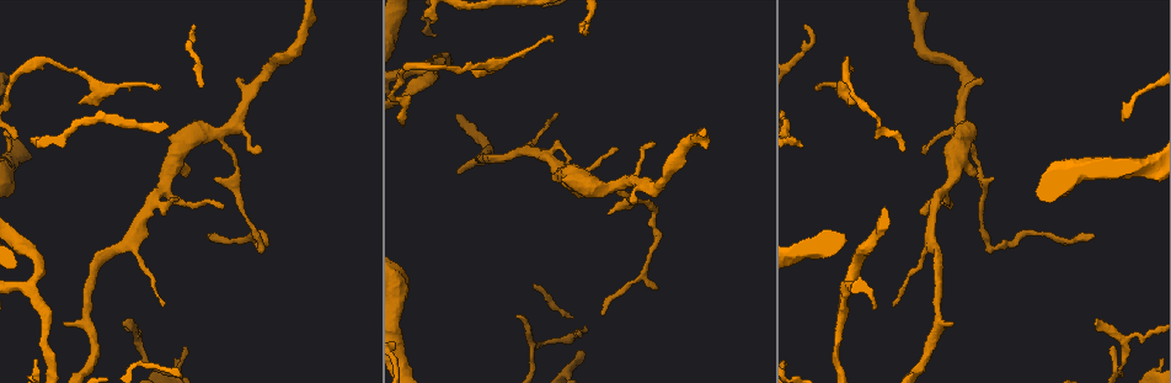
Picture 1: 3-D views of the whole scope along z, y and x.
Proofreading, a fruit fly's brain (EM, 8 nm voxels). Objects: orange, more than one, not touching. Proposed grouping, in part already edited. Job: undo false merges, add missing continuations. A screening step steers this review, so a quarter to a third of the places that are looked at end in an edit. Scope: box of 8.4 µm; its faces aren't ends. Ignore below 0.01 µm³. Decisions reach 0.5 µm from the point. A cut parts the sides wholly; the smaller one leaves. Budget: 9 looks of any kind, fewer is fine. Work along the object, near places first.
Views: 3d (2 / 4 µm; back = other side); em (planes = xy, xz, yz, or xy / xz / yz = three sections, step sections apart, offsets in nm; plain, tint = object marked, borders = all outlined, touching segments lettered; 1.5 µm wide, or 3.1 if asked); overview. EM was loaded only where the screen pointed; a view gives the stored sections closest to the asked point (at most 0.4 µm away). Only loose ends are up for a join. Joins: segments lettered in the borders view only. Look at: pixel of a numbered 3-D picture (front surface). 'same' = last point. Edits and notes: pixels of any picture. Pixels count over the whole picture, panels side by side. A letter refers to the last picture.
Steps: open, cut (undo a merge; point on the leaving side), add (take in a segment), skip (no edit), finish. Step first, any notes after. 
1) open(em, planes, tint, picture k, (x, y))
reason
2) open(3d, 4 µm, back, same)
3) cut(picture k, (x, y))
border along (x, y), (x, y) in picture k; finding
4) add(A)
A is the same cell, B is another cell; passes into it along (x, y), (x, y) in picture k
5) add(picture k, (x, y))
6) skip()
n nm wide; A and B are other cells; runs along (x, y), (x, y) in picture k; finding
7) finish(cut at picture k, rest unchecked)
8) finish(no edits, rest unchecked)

open(em, planes, borders, picture 1, (819, 87))
thin end

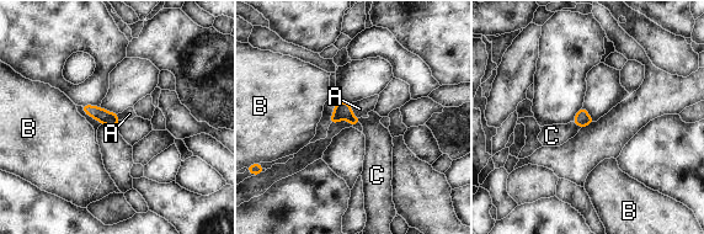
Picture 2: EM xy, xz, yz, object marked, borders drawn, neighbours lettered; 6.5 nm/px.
add(A)
A is the same cell, B and C are other cells; passes into it along (342, 111), (351, 112), (360, 108) in picture 2; the cell continues

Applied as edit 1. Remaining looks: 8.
open(overview)

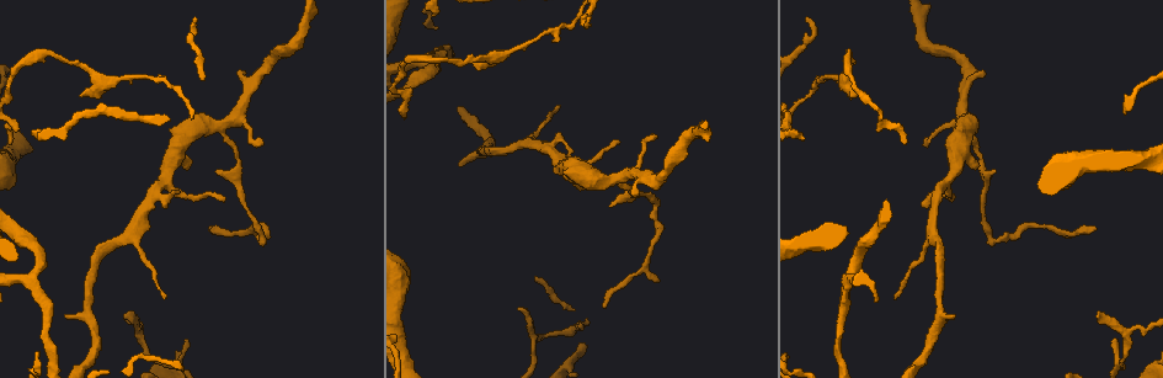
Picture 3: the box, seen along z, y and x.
open(em, planes, tint, picture 3, (29, 281))

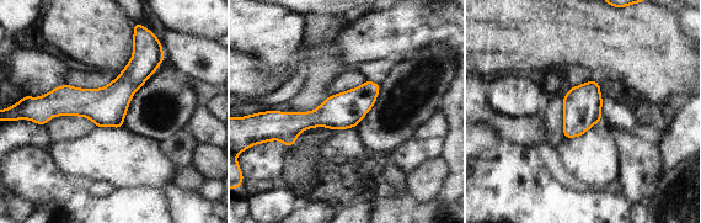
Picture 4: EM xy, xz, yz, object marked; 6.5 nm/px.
open(em, planes, borders, same)

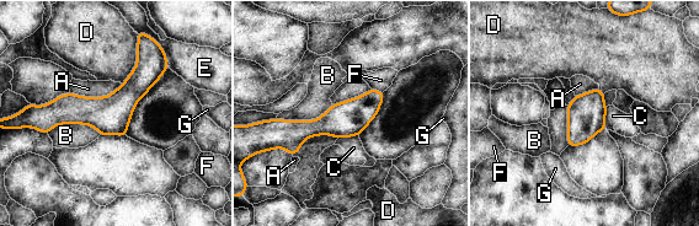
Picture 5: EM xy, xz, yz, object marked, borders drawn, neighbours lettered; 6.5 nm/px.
skip()
A, B, C, D, E, F and G are other cells; runs along (164, 65), (111, 111), (41, 114) in picture 5; one cell here

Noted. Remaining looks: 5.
open(3d, 4 µm, picture 3, (982, 161))
narrows sharply

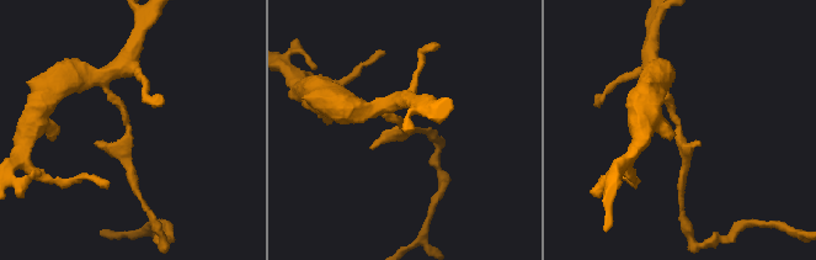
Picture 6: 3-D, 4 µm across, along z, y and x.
open(em, planes, borders, picture 6, (401, 127))
now the EM

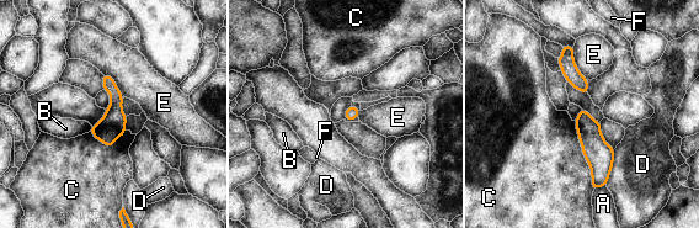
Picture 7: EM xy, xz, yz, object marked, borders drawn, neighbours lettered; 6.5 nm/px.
skip()
90 nm wide; A, B, C, D, E and F are other cells; runs along (583, 114), (597, 152), (596, 184) in picture 7; one cell here

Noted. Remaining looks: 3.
open(3d, 2 µm, picture 3, (186, 340))
tapers out

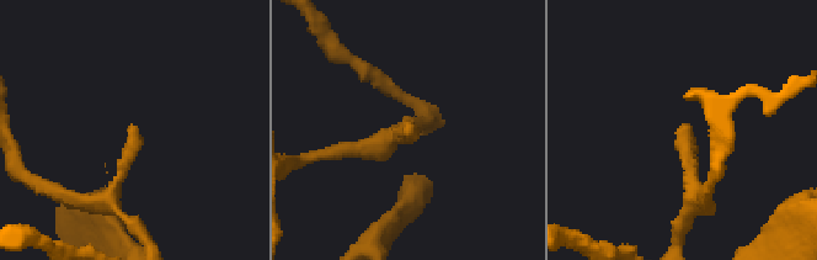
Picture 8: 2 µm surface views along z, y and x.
open(em, planes, borders, picture 8, (677, 130))
now the EM

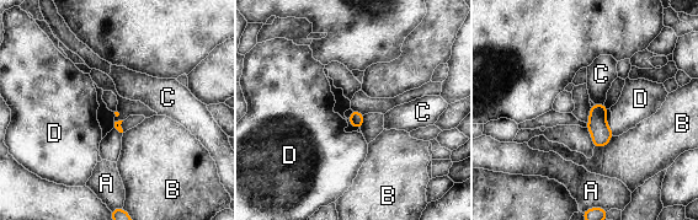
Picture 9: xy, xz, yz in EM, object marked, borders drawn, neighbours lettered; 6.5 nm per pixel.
skip()
A, B, C and D are other cells; border along (595, 103), (603, 105) in picture 9; none of them fits

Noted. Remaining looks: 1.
finish(add at picture 2, rest unchecked)

